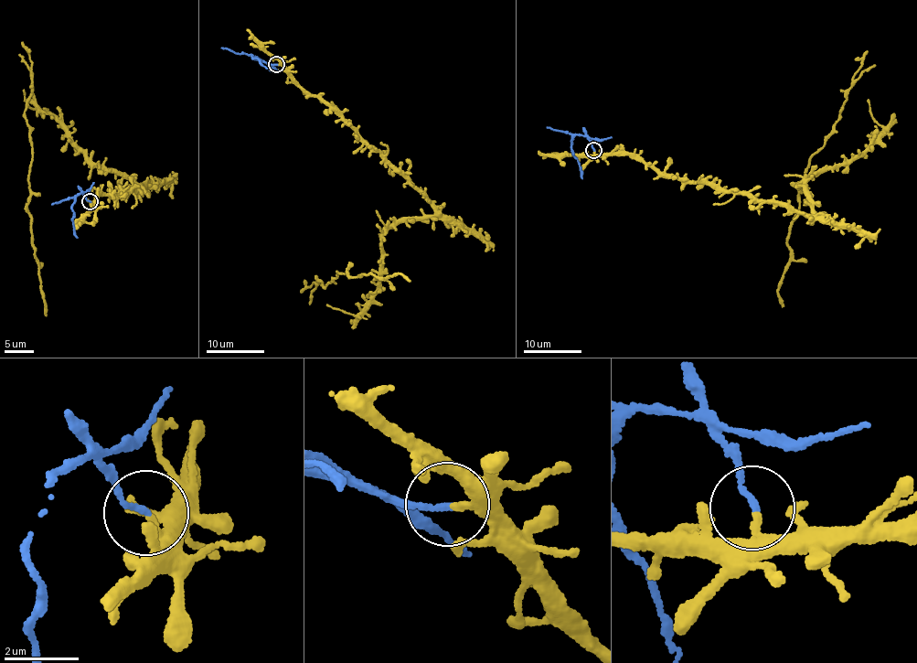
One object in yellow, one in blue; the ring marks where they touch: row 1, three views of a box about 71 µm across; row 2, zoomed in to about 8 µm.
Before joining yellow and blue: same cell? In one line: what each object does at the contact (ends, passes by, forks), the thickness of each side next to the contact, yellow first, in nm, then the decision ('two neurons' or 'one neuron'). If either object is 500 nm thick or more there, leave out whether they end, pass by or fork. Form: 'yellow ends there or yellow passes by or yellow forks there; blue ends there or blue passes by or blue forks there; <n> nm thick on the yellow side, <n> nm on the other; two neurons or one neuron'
yellow ends there; blue ends there; 240 nm thick on the yellow side, 150 nm on the other; two neurons

